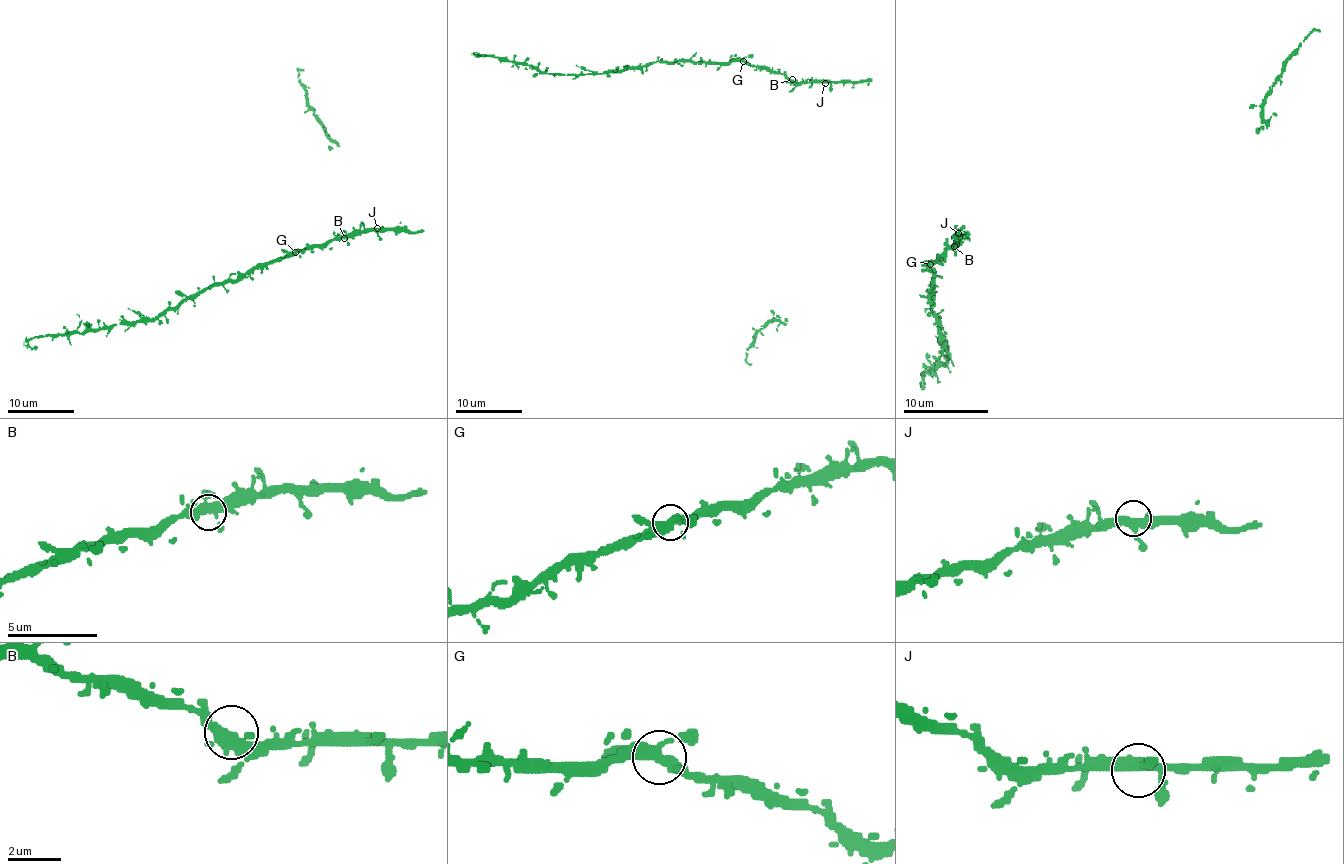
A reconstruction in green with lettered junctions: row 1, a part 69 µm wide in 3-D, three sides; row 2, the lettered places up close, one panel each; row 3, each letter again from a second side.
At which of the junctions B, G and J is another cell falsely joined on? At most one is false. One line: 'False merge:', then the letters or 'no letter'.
False merge: no letter

